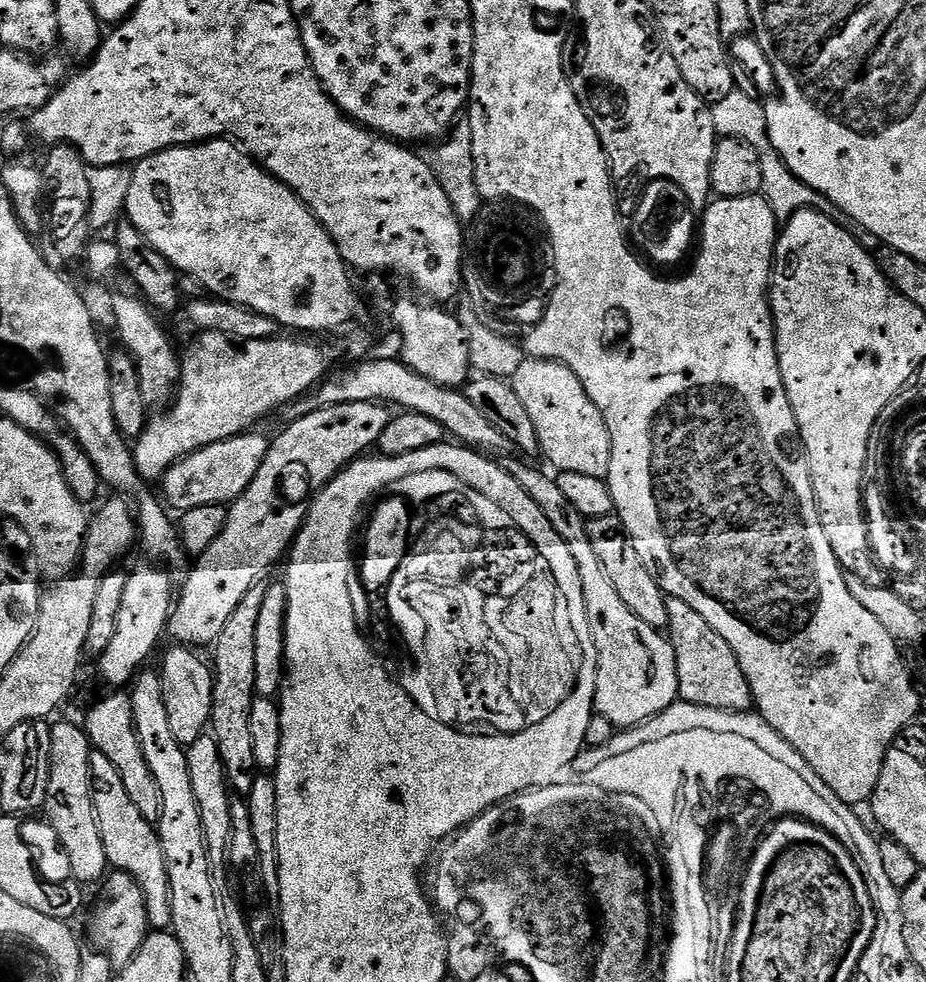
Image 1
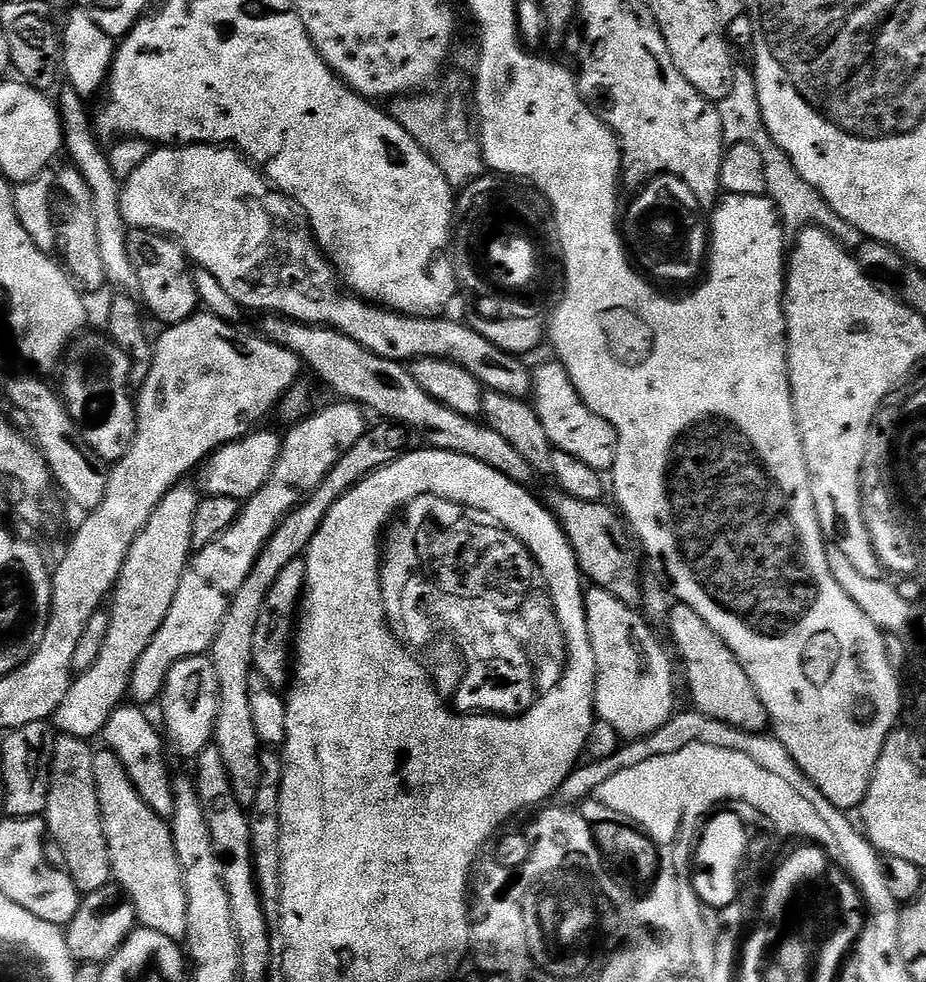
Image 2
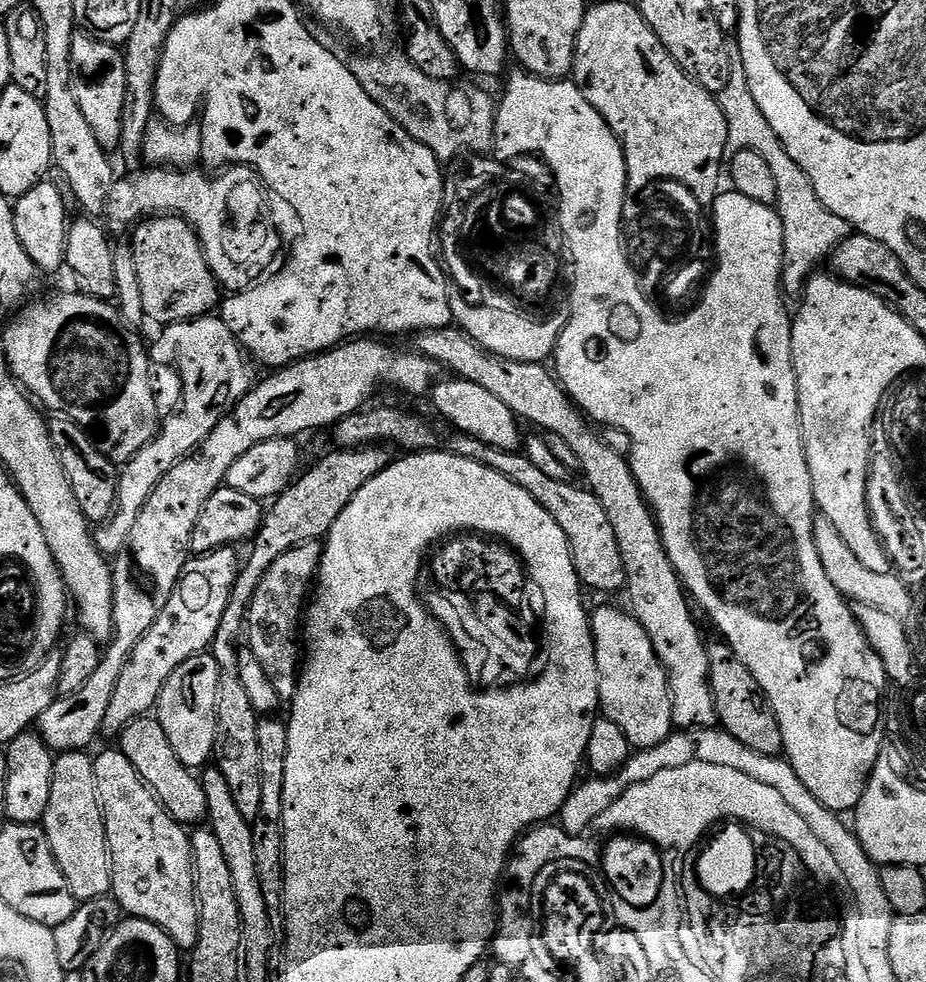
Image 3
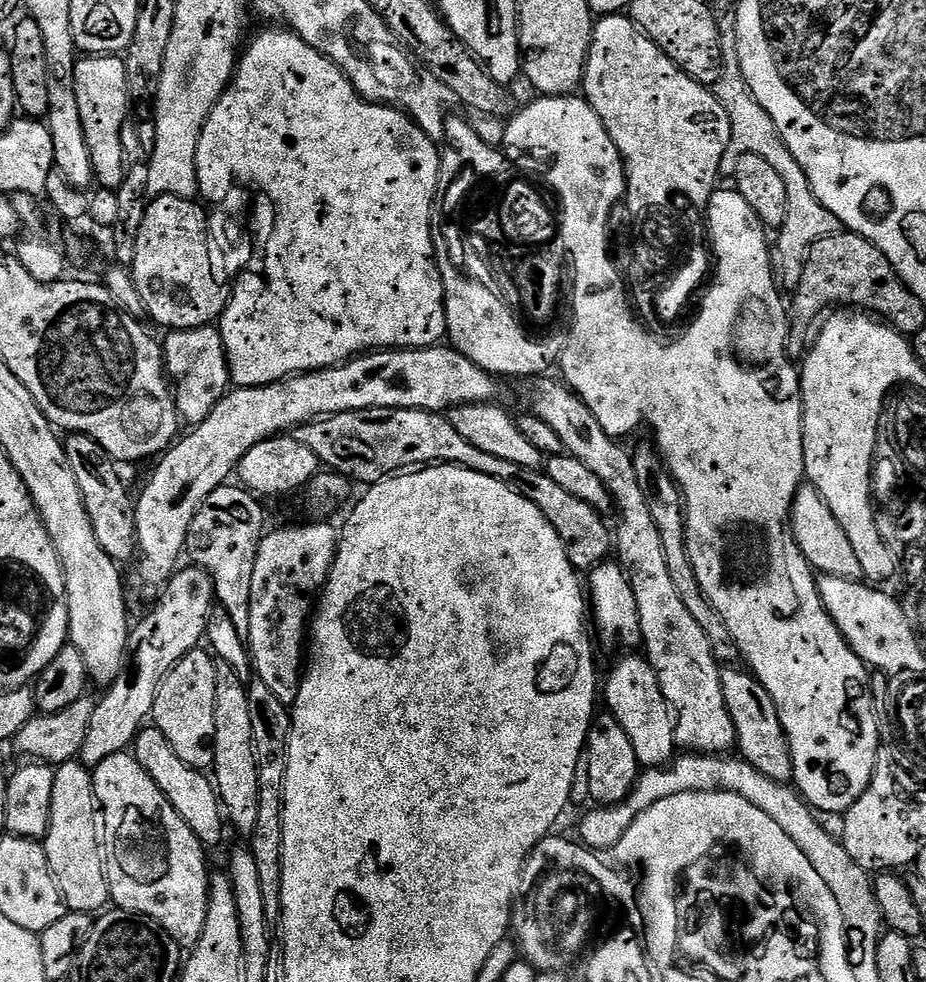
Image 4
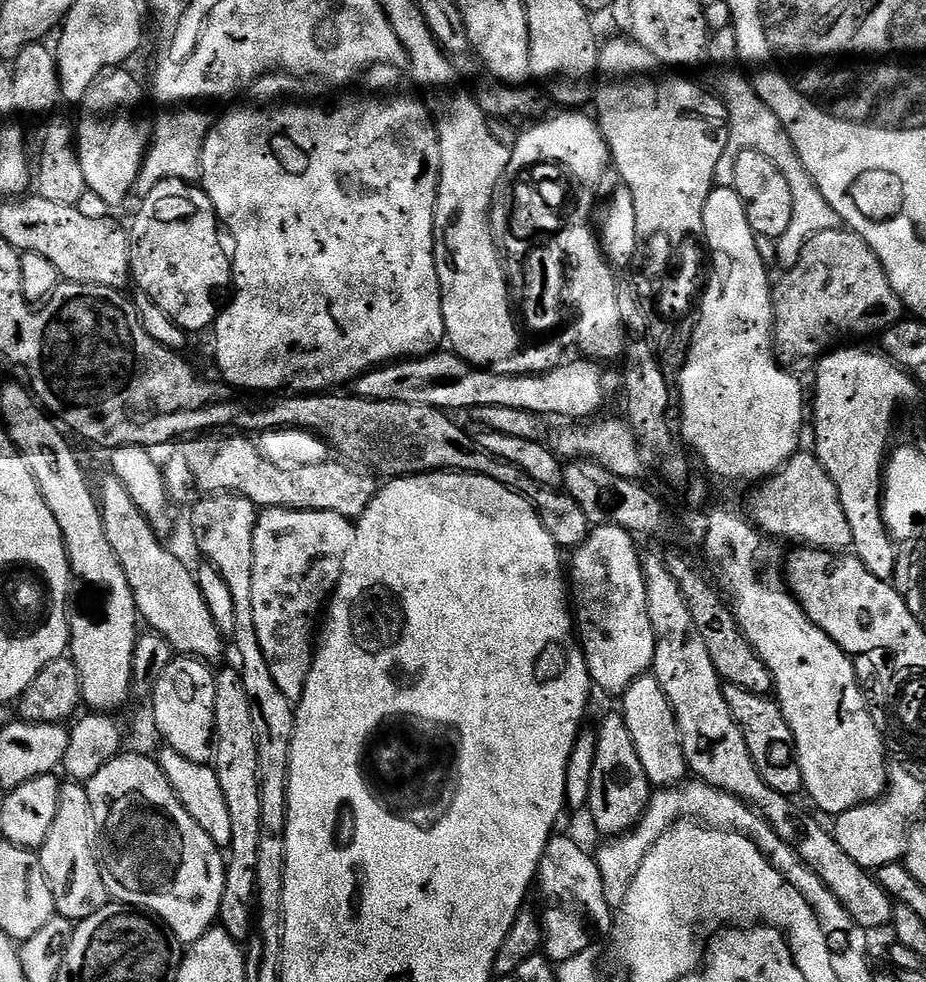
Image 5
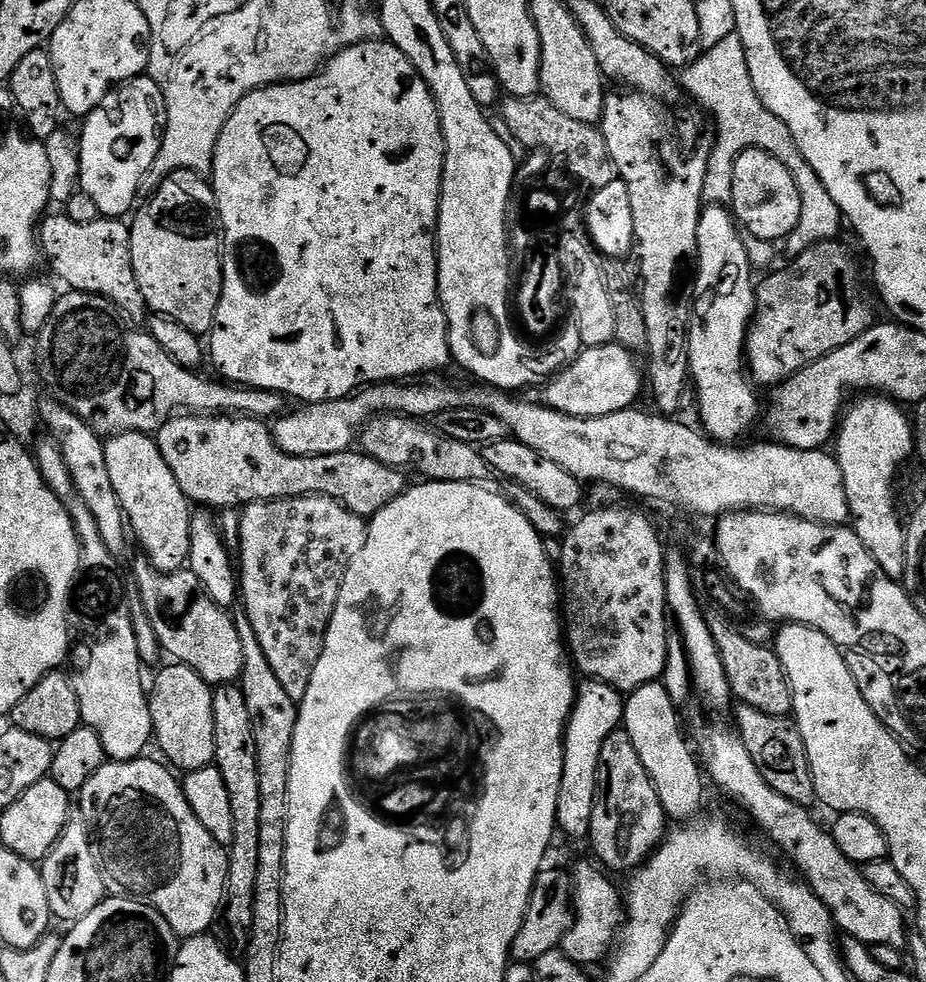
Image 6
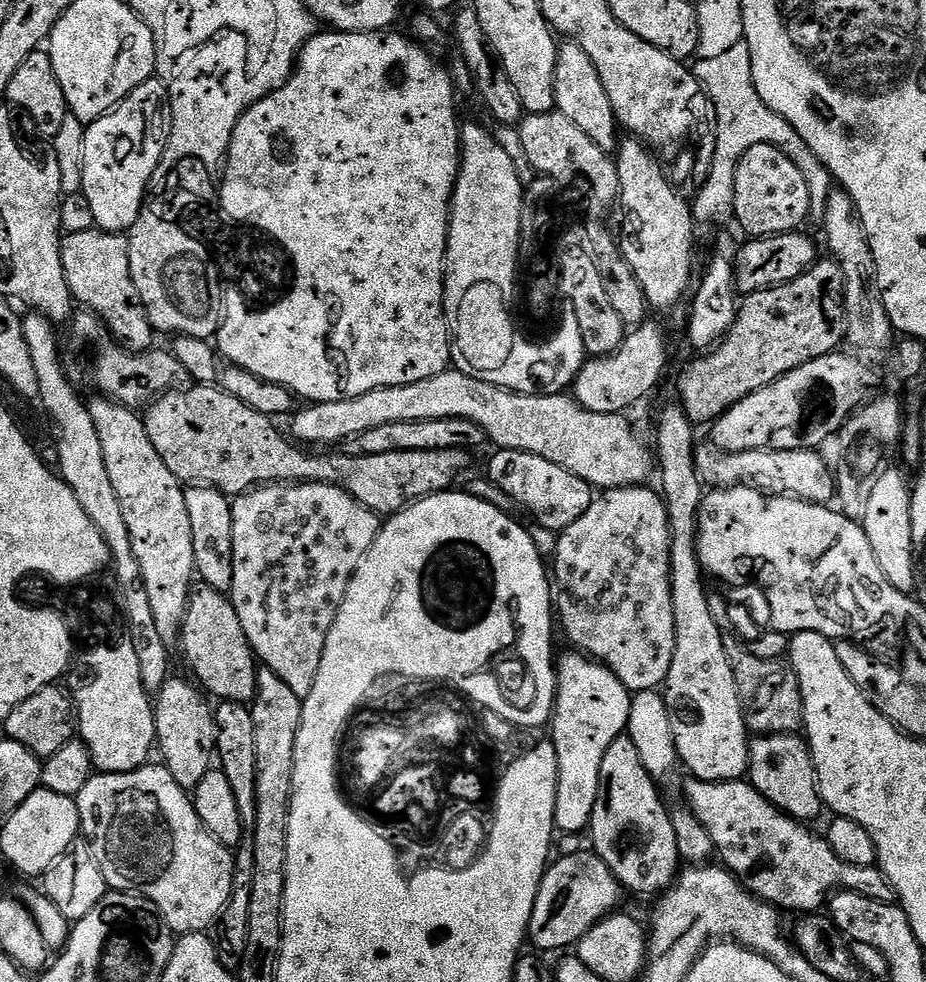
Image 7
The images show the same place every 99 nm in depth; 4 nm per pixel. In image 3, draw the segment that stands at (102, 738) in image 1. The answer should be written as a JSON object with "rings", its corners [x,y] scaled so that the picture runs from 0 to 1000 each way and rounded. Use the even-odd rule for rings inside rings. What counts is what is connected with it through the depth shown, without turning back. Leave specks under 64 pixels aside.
{"rings":[[[163,728],[151,729],[136,739],[127,751],[127,764],[140,772],[140,780],[153,792],[153,796],[168,810],[173,820],[183,829],[200,841],[216,841],[225,834],[222,808],[217,798],[217,791],[208,783],[201,781],[188,768],[179,743]]]}

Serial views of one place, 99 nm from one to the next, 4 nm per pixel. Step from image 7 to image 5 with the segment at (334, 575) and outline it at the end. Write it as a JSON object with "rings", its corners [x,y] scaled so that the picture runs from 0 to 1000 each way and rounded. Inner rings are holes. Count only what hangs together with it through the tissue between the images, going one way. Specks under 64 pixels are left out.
{"rings":[[[286,517],[278,524],[274,536],[274,642],[279,642],[279,658],[283,658],[283,666],[287,666],[287,678],[292,678],[292,687],[296,689],[296,695],[305,707],[317,719],[323,718],[324,712],[328,709],[330,695],[335,690],[337,681],[337,670],[339,667],[339,657],[343,652],[343,636],[348,631],[348,624],[355,614],[356,608],[362,603],[369,589],[369,572],[374,572],[374,563],[378,561],[378,556],[382,552],[384,543],[383,533],[375,530],[369,523],[361,523],[356,519],[317,519],[316,517]]]}

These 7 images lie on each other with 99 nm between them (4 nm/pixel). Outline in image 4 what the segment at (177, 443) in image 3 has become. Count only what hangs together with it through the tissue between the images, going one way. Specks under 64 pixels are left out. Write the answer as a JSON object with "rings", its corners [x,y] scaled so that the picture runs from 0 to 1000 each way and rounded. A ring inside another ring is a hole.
{"rings":[[[233,332],[222,334],[191,334],[176,343],[177,369],[179,378],[188,388],[189,402],[192,404],[192,414],[195,425],[200,429],[207,428],[208,433],[217,432],[227,422],[233,410],[248,398],[248,384],[246,381],[246,366],[242,349],[238,343],[238,335]]]}

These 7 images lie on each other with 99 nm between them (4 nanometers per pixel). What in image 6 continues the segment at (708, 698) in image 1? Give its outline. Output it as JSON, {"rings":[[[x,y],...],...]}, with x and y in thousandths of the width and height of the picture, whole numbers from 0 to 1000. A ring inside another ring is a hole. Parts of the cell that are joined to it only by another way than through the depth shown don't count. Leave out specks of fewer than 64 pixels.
{"rings":[[[799,717],[794,722],[794,740],[799,746],[806,764],[810,764],[810,772],[819,782],[819,788],[844,813],[853,813],[853,817],[862,817],[862,821],[876,824],[882,818],[881,801],[875,784],[875,776],[870,768],[870,760],[866,756],[866,747],[860,742],[854,732],[844,729],[823,727],[812,719]],[[796,724],[796,725],[795,725]],[[878,819],[878,820],[877,820]]]}

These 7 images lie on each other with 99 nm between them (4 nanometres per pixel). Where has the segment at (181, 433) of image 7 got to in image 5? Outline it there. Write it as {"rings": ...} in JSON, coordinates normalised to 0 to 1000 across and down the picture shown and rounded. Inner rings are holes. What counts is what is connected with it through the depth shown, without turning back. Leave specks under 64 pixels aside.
{"rings":[[[255,442],[252,448],[244,449],[234,458],[233,465],[225,473],[225,478],[215,482],[214,497],[220,503],[265,505],[281,519],[286,517],[356,519],[383,532],[406,506],[408,500],[406,489],[405,484],[359,466],[343,475],[301,477],[283,466],[275,451],[267,443]]]}

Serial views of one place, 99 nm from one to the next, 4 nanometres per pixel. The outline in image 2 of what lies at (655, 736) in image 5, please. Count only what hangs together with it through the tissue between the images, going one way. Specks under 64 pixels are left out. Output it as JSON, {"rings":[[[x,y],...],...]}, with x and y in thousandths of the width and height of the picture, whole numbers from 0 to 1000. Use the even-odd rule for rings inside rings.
{"rings":[[[636,598],[631,605],[631,620],[644,675],[644,729],[659,735],[675,755],[693,754],[728,728],[727,669],[720,659],[713,657],[712,650],[699,635],[701,632],[687,619],[667,613],[663,605]]]}

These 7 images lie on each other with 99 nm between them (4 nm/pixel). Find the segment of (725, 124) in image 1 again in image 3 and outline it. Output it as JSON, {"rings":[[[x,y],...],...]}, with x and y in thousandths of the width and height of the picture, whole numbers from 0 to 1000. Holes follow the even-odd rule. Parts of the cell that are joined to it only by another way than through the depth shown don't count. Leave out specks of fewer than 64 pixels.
{"rings":[[[787,43],[784,47],[784,55],[788,55],[788,84],[784,84],[784,92],[775,96],[778,111],[784,120],[784,132],[786,133],[786,155],[800,155],[801,153],[814,153],[814,157],[821,158],[832,169],[836,176],[836,185],[840,188],[840,202],[837,211],[842,217],[842,224],[847,227],[847,276],[844,278],[844,296],[848,302],[867,302],[868,291],[874,281],[882,276],[881,268],[884,265],[893,266],[914,242],[922,238],[920,229],[909,222],[905,222],[892,210],[888,210],[888,202],[879,198],[879,189],[875,181],[849,157],[849,149],[836,136],[836,128],[827,124],[827,116],[819,104],[814,104],[814,96],[810,96],[810,84],[806,79],[806,67],[799,58],[799,46]]]}

